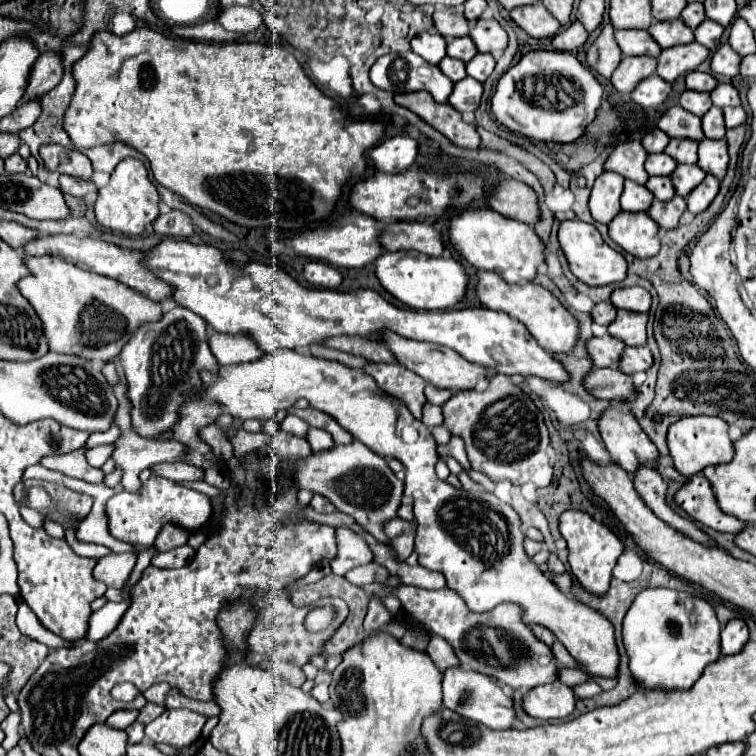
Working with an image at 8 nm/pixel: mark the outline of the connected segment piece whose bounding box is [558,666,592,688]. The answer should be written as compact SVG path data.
M560 668L560 674L558 674L558 680L560 682L566 682L568 686L580 686L580 684L584 684L584 682L588 682L588 680L592 680L592 676L588 676L584 670L574 670L574 668Z

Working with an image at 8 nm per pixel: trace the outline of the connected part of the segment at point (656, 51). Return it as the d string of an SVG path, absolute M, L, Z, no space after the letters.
M616 30L614 36L616 36L616 42L624 56L648 54L648 56L658 58L662 52L660 46L656 46L656 42L652 42L648 30Z

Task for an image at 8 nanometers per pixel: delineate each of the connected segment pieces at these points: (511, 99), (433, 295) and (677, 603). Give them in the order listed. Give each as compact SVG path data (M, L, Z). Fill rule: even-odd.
M530 50L498 82L492 96L492 114L500 124L528 138L544 142L574 142L596 118L604 88L594 72L572 52Z
M384 252L376 260L376 276L386 292L414 310L446 310L456 306L468 288L468 274L462 262L454 258L434 258L420 252Z
M646 588L630 606L624 618L622 636L630 656L630 672L640 686L686 690L702 676L710 662L722 654L736 654L742 650L748 642L748 626L740 618L728 620L722 628L720 644L720 620L710 602L670 588Z

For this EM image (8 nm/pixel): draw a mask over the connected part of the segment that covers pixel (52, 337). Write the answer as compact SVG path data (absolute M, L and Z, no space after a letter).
M24 258L24 264L30 274L18 282L18 290L42 320L44 336L54 352L108 362L120 354L122 346L142 322L156 322L162 314L158 302L130 286L80 270L60 258Z

